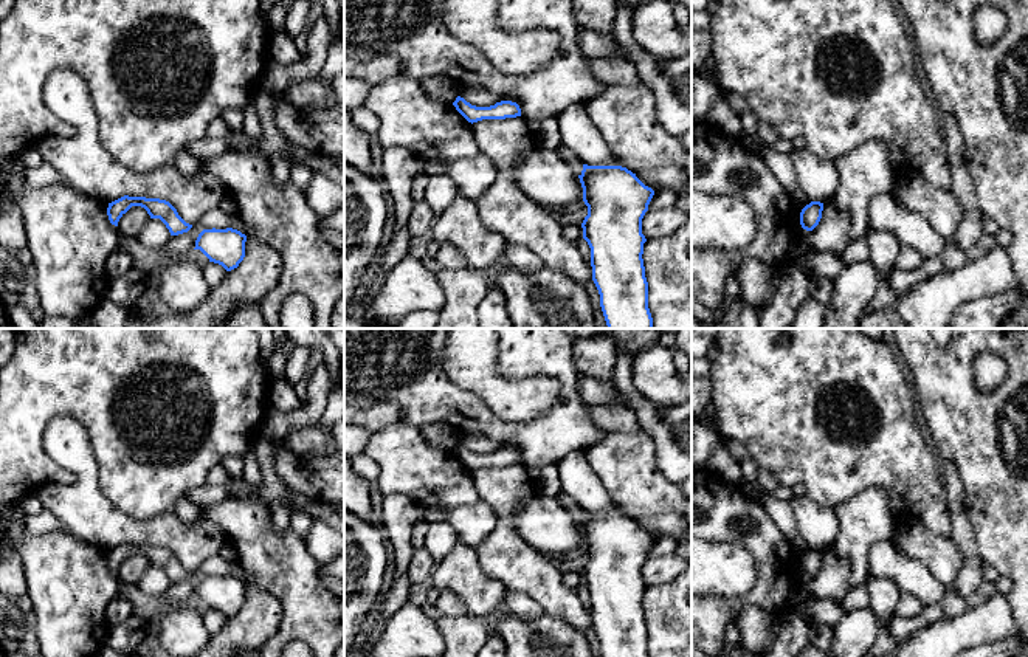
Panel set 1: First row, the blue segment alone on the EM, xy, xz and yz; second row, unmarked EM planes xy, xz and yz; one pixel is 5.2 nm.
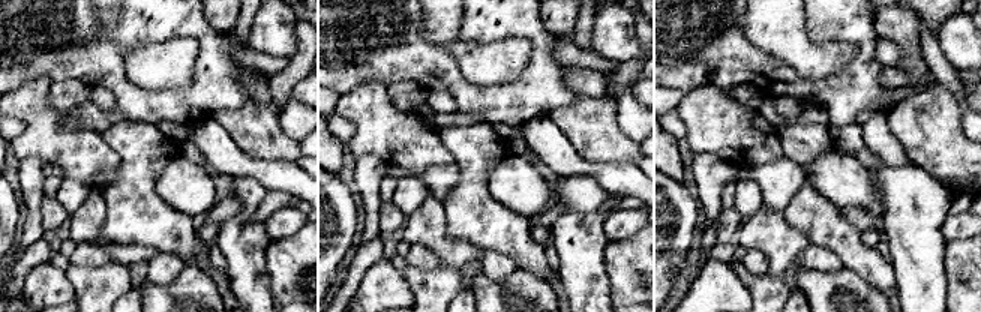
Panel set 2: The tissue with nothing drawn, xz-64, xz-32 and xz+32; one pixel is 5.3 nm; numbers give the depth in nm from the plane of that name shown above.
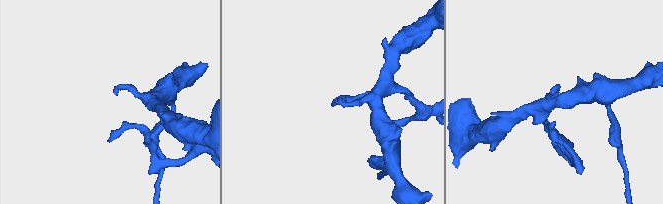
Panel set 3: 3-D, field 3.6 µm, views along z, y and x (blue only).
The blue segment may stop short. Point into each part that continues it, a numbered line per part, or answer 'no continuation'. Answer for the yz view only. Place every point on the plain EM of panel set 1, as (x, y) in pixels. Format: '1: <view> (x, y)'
no continuation

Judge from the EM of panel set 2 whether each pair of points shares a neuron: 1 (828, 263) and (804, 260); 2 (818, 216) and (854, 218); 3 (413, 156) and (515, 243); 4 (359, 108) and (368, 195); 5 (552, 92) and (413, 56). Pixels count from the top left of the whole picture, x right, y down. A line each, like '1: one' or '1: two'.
1: one
2: two
3: two
4: two
5: one

